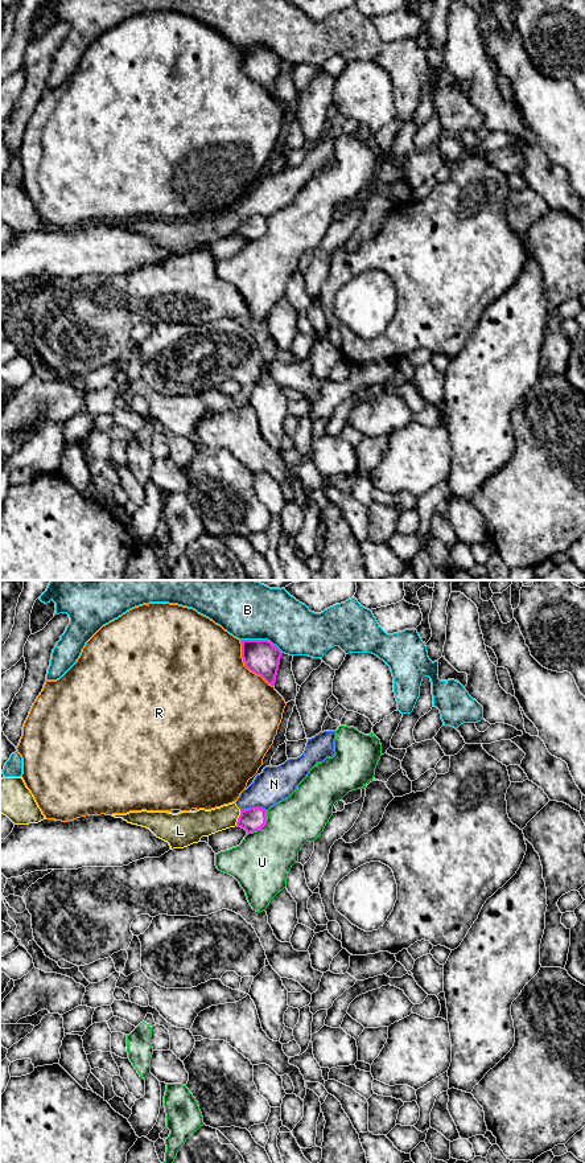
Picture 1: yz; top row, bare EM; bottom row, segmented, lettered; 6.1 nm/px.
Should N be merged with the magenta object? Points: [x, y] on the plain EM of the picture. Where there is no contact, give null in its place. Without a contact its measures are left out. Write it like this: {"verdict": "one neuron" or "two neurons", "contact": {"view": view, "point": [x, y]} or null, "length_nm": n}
{"verdict": "two neurons", "contact": {"view": "yz", "point": [252, 216]}, "length_nm": 160}

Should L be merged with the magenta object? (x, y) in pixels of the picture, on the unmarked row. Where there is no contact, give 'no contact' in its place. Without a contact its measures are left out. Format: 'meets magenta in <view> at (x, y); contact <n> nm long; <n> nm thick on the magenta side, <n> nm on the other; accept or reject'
meets magenta in yz at (238, 226); contact 100 nm long; 150 nm thick on the magenta side, 160 nm on the other; reject

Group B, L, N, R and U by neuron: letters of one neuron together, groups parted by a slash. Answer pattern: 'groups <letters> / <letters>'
groups B / L N / R / U

